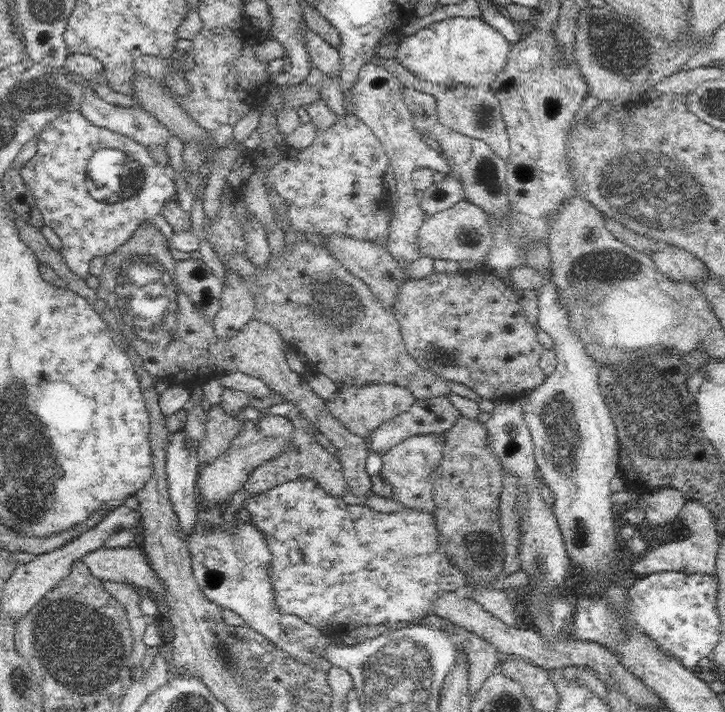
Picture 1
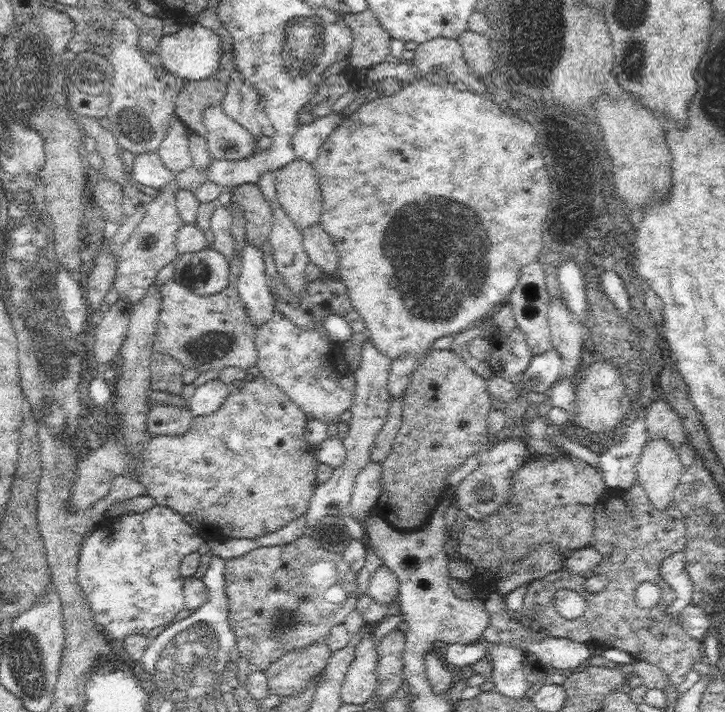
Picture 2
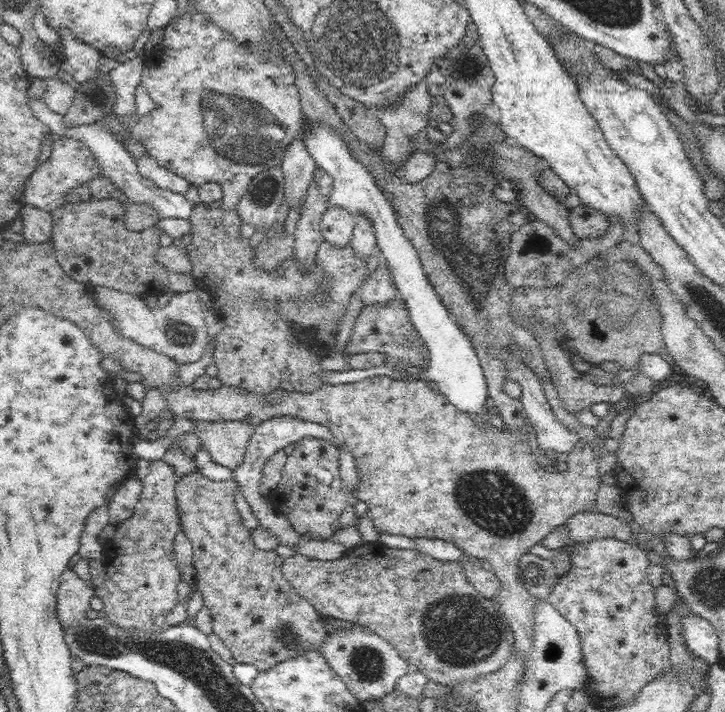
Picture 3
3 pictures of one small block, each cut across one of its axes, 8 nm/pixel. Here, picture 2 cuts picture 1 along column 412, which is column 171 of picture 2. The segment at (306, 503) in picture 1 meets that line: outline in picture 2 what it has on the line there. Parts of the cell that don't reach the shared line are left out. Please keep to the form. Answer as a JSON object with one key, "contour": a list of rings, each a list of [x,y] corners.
{"contour":[[[156,504],[150,510],[141,513],[126,512],[116,519],[104,516],[96,530],[81,544],[77,564],[77,579],[84,598],[91,606],[95,622],[109,632],[112,638],[123,641],[127,636],[146,635],[152,628],[168,627],[191,616],[194,611],[185,609],[184,577],[180,567],[183,558],[198,551],[205,542],[199,533],[174,509]]]}

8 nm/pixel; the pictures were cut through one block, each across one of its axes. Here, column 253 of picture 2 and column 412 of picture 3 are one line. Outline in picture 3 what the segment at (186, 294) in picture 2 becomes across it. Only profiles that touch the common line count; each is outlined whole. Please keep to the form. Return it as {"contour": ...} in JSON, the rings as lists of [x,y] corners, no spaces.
{"contour":[[[394,298],[387,303],[372,303],[361,309],[355,320],[352,340],[346,347],[347,355],[343,356],[348,361],[349,355],[374,351],[385,355],[387,360],[400,361],[405,366],[420,369],[429,366],[429,352],[423,339],[419,337],[403,300],[396,301]]]}

